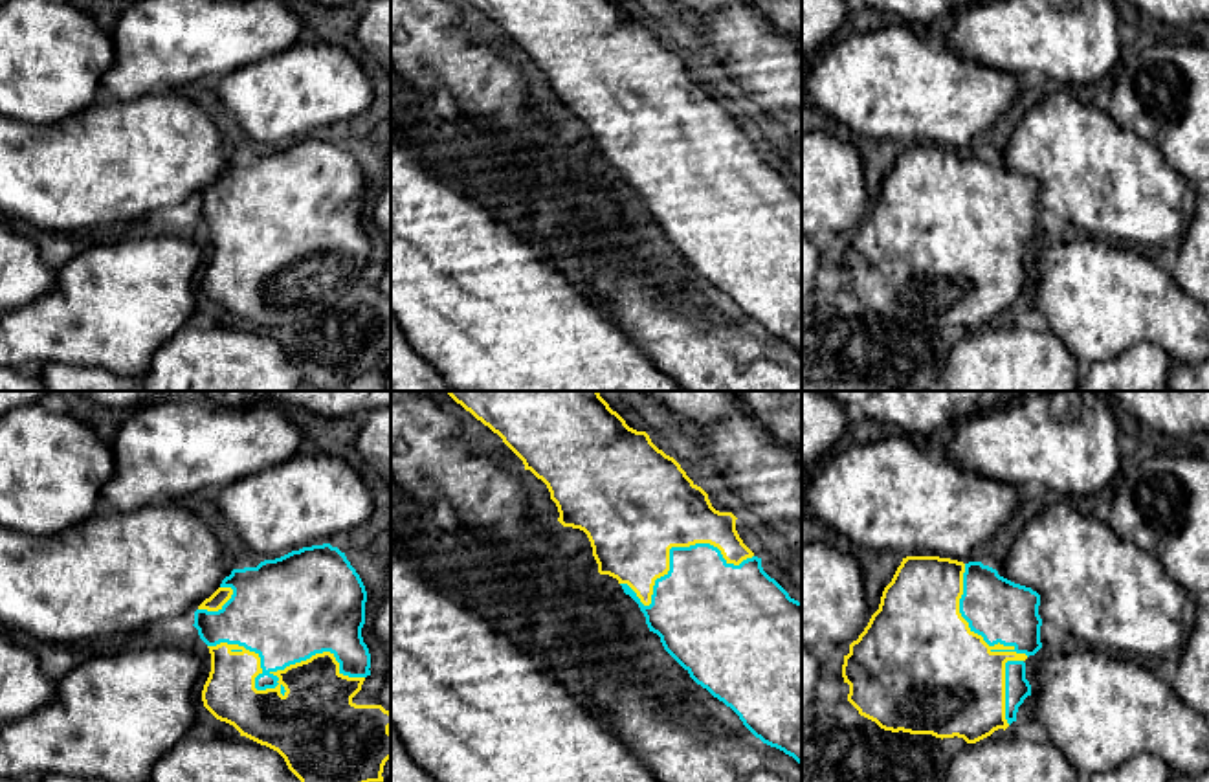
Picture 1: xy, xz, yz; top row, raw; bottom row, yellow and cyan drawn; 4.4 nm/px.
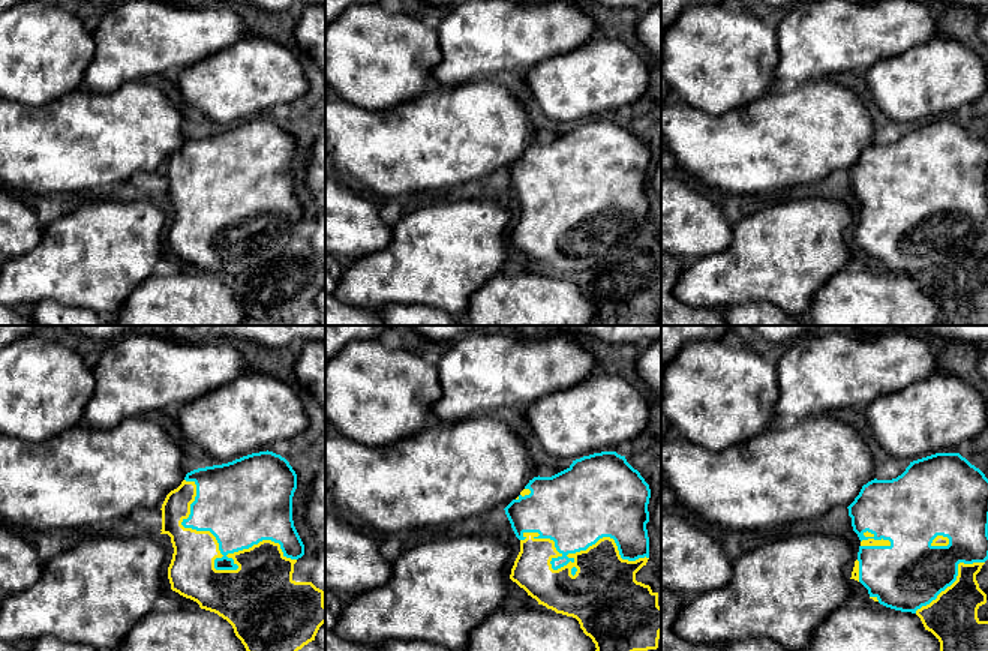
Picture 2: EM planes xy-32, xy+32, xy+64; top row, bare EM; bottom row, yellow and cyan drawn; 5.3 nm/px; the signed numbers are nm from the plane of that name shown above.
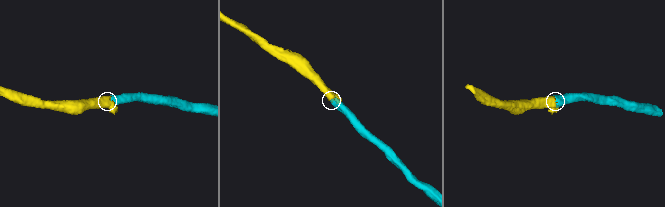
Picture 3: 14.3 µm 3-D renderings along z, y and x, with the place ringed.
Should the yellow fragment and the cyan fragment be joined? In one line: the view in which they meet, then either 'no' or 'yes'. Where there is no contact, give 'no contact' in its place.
xy | yes

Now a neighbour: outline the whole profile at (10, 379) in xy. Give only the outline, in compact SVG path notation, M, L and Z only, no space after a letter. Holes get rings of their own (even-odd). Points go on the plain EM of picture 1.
M0 365L0 391L44 391L44 385L37 373Z

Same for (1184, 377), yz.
M1209 358L1200 363L1174 362L1169 373L1170 391L1209 391Z

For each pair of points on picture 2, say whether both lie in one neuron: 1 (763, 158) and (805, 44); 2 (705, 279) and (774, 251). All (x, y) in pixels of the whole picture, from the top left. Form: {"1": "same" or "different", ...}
{"1": "different", "2": "same"}

